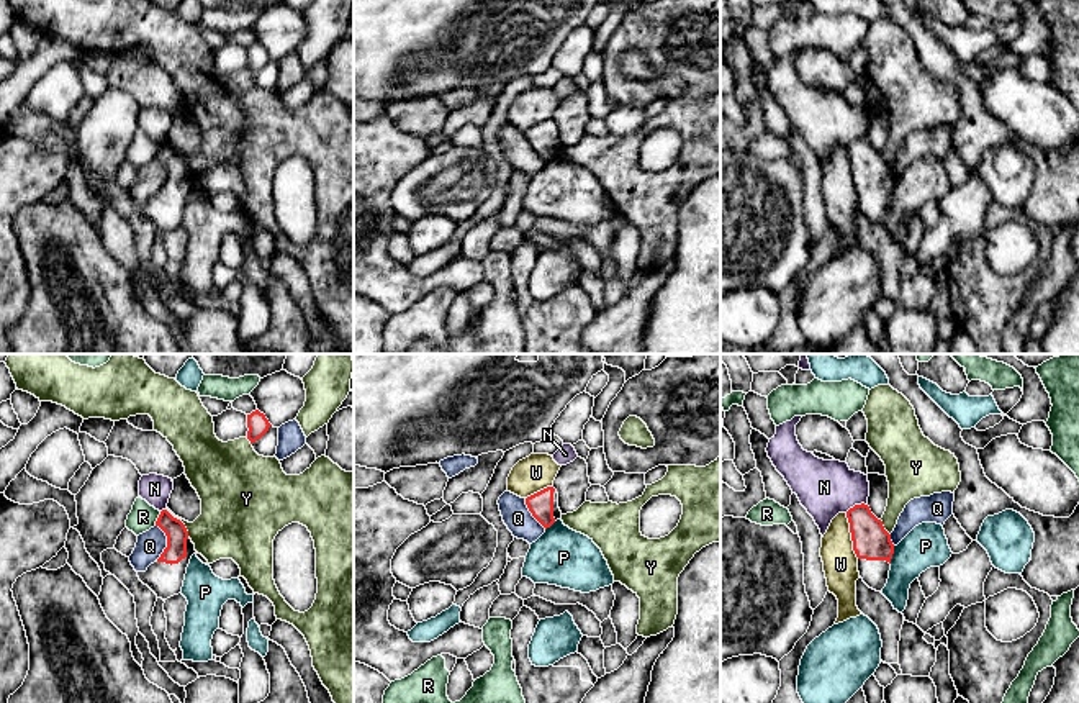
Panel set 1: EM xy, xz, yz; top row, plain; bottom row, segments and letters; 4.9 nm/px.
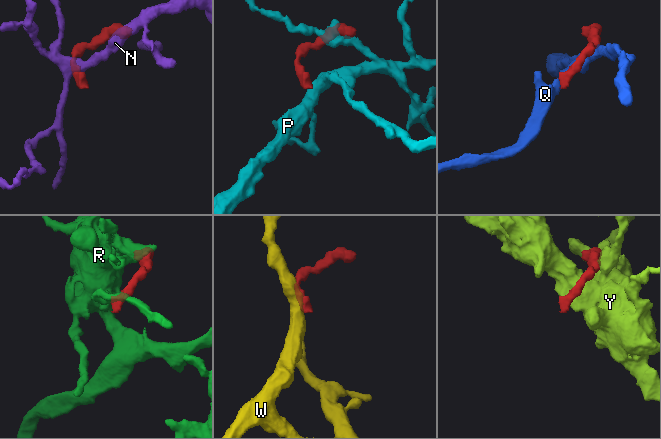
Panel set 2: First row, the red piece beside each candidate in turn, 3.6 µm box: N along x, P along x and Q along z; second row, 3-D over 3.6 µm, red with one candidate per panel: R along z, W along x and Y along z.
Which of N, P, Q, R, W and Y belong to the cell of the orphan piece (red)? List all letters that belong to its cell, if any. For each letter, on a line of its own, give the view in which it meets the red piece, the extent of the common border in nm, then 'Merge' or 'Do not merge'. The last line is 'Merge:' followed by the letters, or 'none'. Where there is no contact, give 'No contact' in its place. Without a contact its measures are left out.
N: Touches red in yz. Shared border 120 nm. Do not merge
P: Touches red in yz. Shared border 90 nm. Do not merge
Q: Touches red in xy. Shared border 180 nm. Do not merge
R: Touches red in xy. Shared border 80 nm. Do not merge
W: Touches red in yz. Shared border 240 nm. Do not merge
Y: Touches red in xy. Shared border 180 nm. Do not merge
Merge: none

